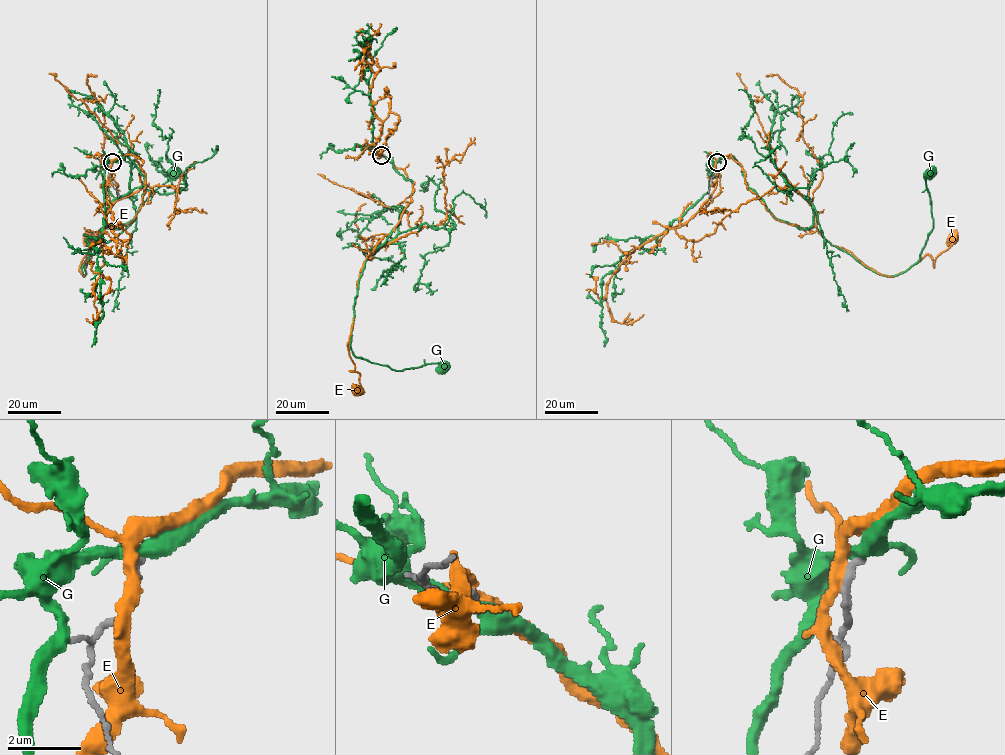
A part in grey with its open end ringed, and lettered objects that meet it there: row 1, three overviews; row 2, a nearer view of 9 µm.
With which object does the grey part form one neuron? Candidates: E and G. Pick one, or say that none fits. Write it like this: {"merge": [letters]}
{"merge": []}

